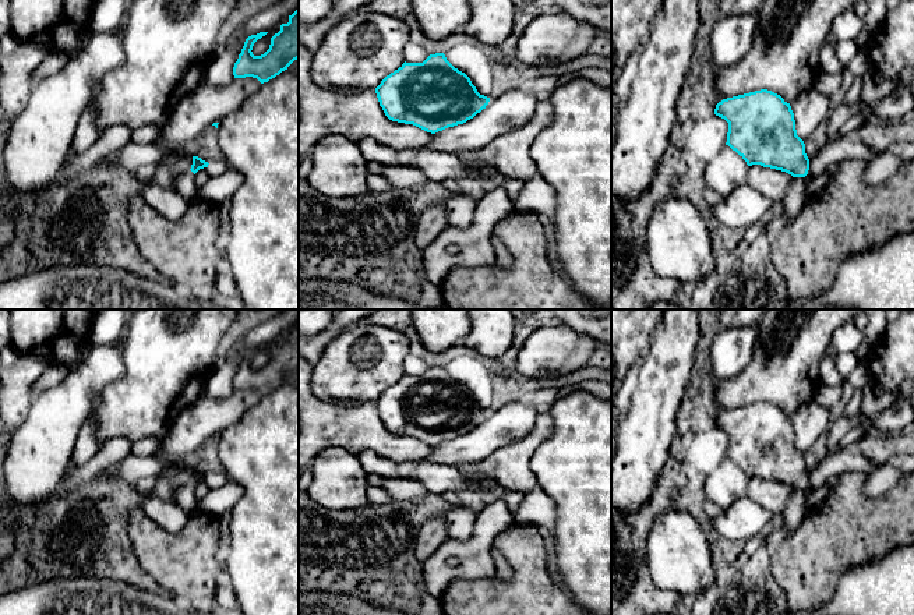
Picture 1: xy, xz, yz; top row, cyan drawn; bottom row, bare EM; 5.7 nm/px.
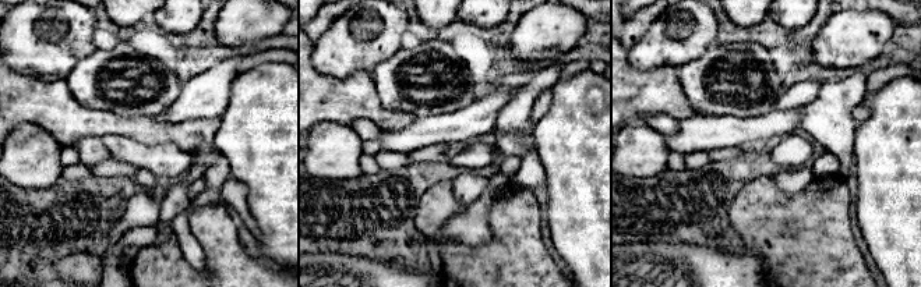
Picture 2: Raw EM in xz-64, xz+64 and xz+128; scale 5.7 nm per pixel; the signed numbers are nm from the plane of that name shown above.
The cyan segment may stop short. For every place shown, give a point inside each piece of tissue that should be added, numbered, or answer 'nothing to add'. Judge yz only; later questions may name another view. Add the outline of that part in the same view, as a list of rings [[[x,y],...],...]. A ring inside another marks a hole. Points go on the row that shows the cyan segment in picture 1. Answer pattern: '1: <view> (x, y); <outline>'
1: yz (843, 148); [[[839,135],[821,148],[819,153],[809,159],[809,170],[805,177],[794,177],[780,204],[781,215],[794,220],[802,211],[807,199],[807,183],[818,174],[826,172],[830,165],[840,165],[847,160],[872,162],[879,153],[862,144],[855,135]]]

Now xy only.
1: xy (201, 176); [[[200,169],[195,174],[194,174],[194,183],[197,190],[200,191],[200,188],[209,180],[209,173],[208,169]]]

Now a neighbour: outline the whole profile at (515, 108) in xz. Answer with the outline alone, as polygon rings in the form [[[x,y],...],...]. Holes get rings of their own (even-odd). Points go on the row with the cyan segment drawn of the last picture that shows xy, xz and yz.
[[[522,88],[511,89],[463,124],[448,127],[433,134],[433,139],[420,148],[398,151],[402,166],[413,166],[421,151],[447,152],[458,155],[490,144],[494,138],[527,124],[536,113],[541,96]]]

